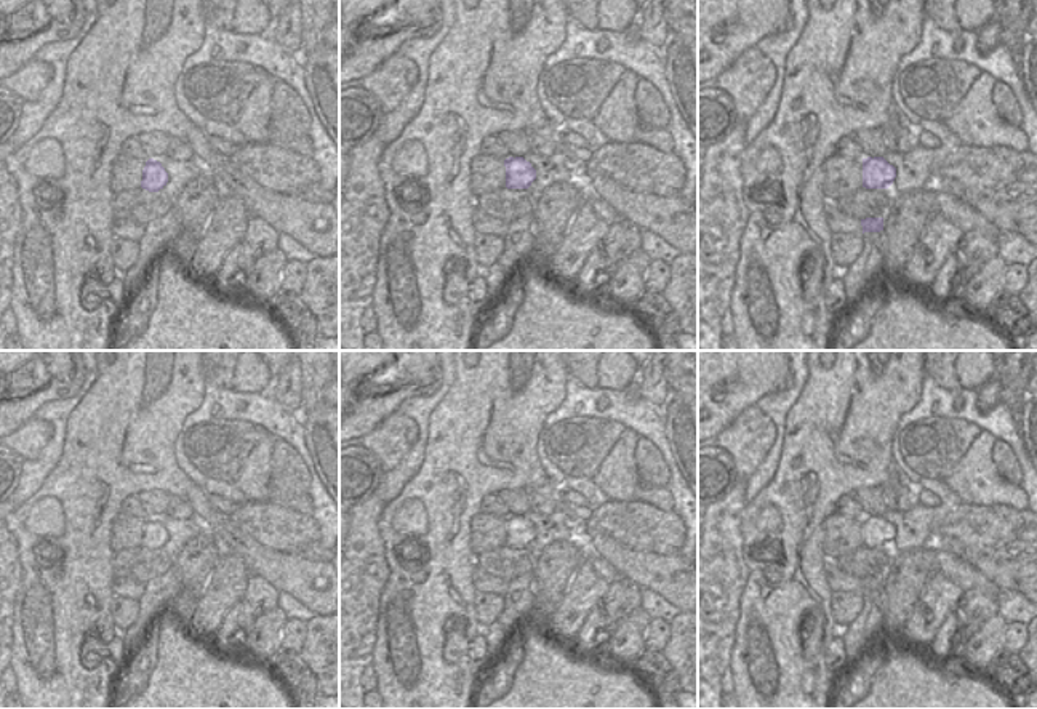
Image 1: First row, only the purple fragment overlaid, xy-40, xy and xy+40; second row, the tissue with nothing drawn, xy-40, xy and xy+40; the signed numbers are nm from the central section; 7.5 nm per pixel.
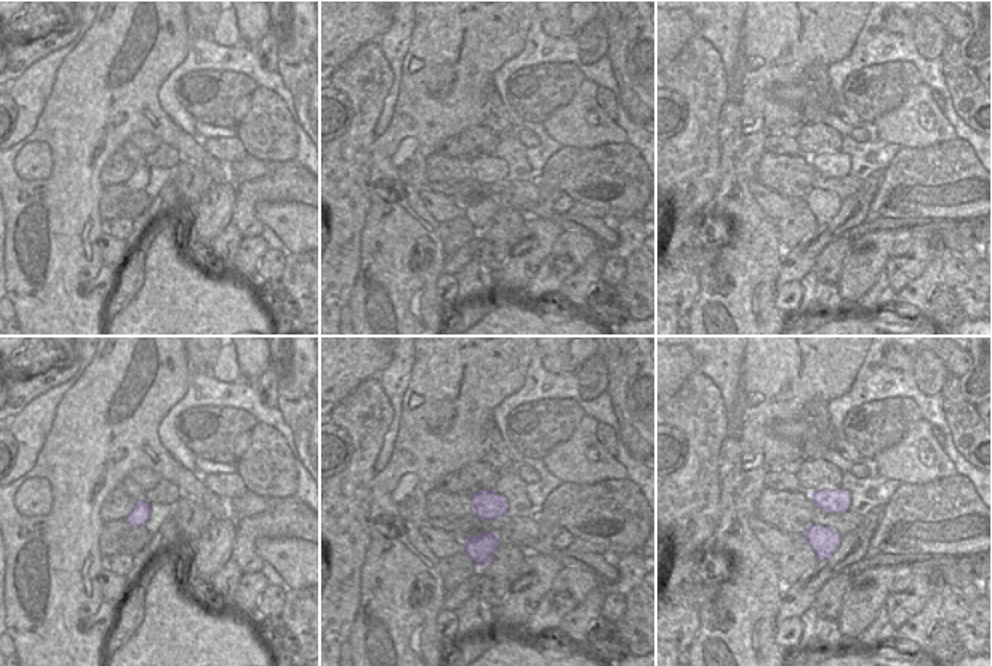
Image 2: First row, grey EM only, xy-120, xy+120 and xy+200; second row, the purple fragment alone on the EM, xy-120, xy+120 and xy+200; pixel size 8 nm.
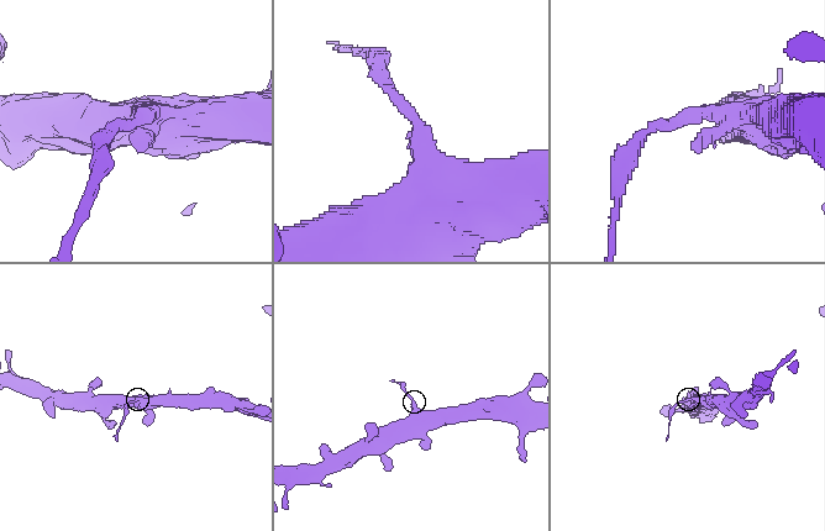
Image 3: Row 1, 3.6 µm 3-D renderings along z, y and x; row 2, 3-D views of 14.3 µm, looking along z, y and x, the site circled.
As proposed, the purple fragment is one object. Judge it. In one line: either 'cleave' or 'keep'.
cleave

